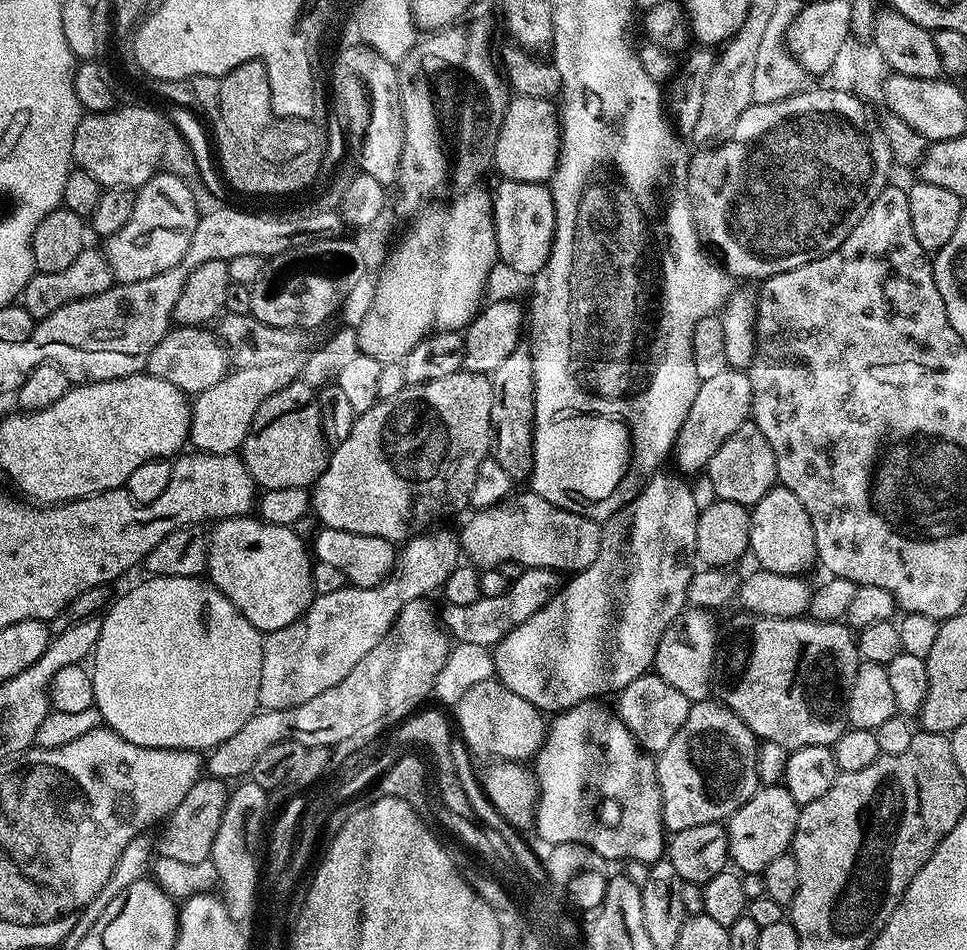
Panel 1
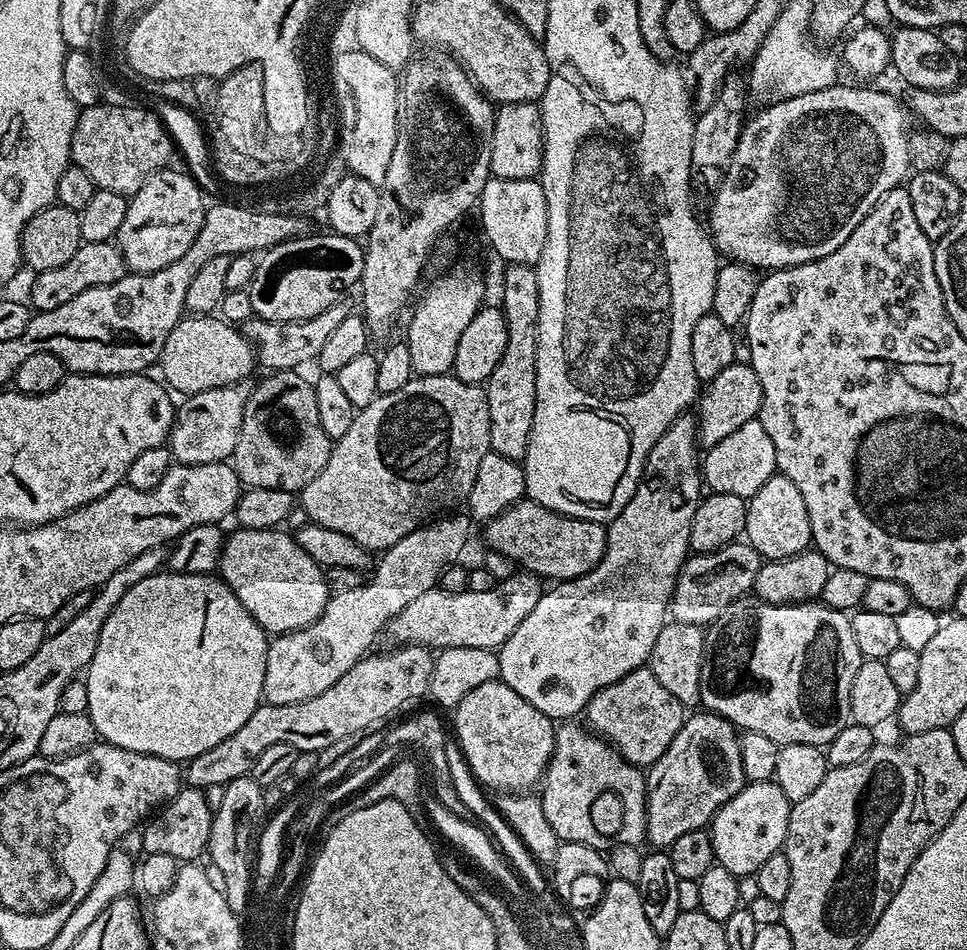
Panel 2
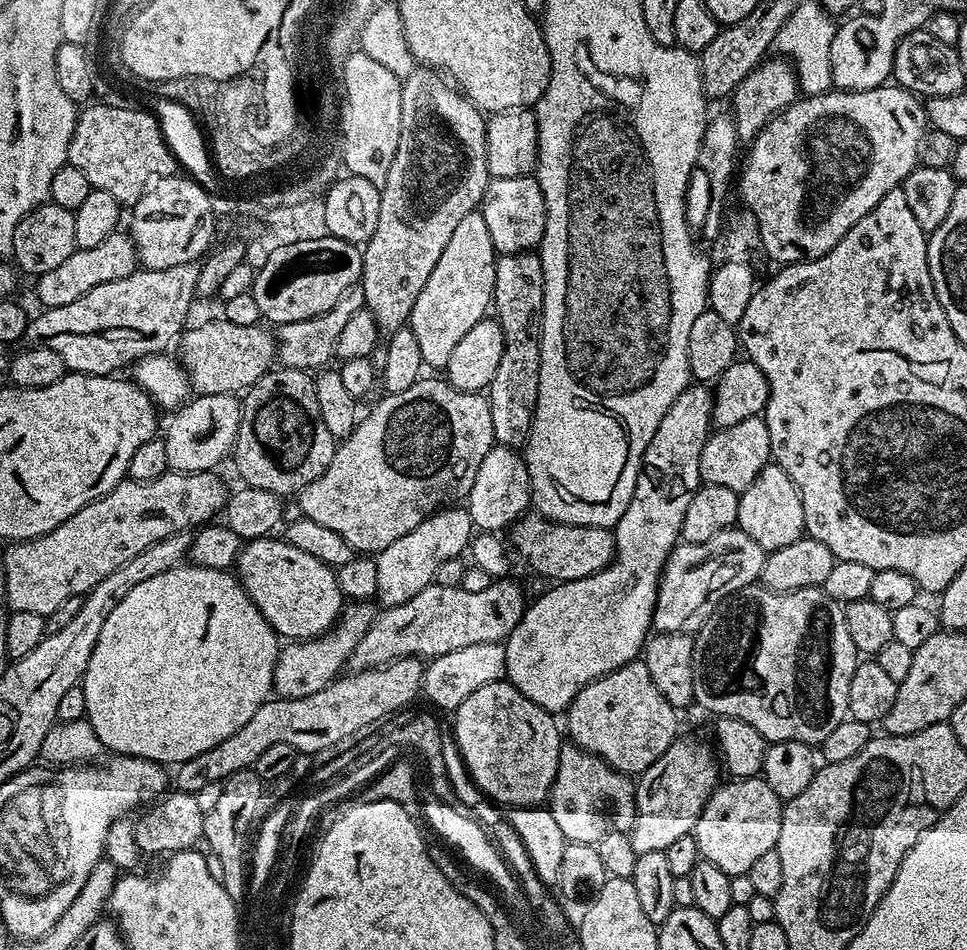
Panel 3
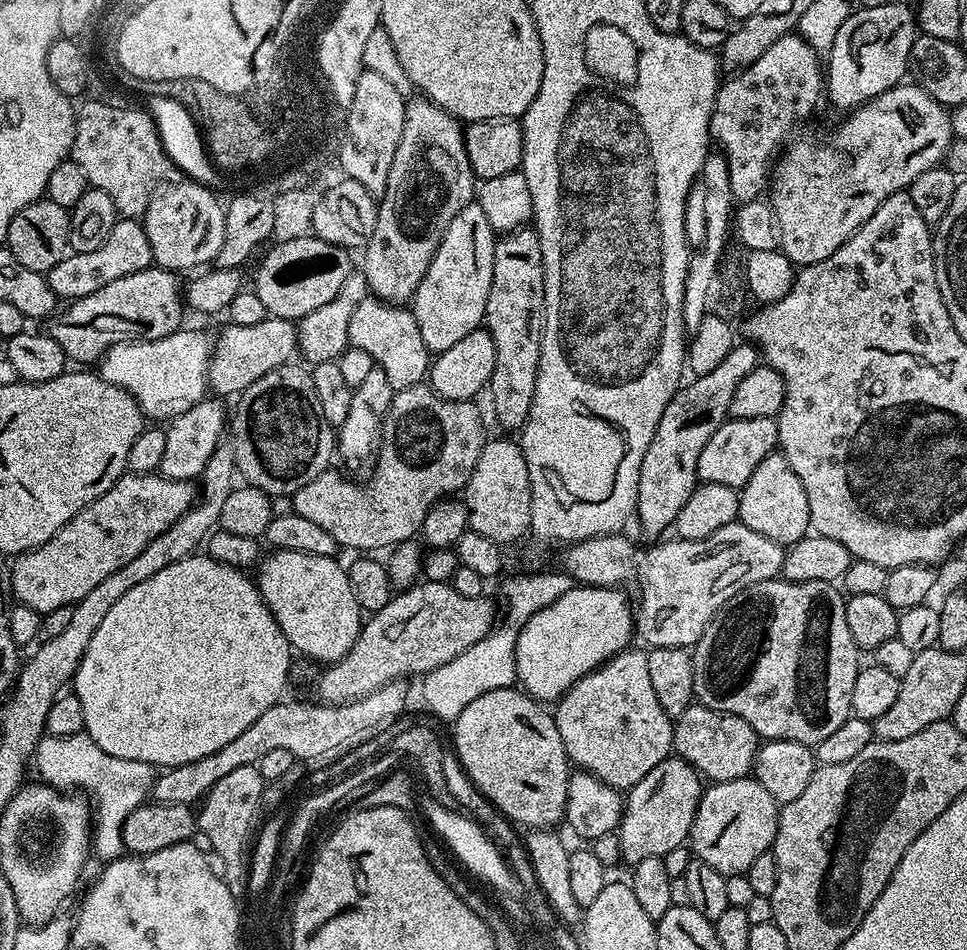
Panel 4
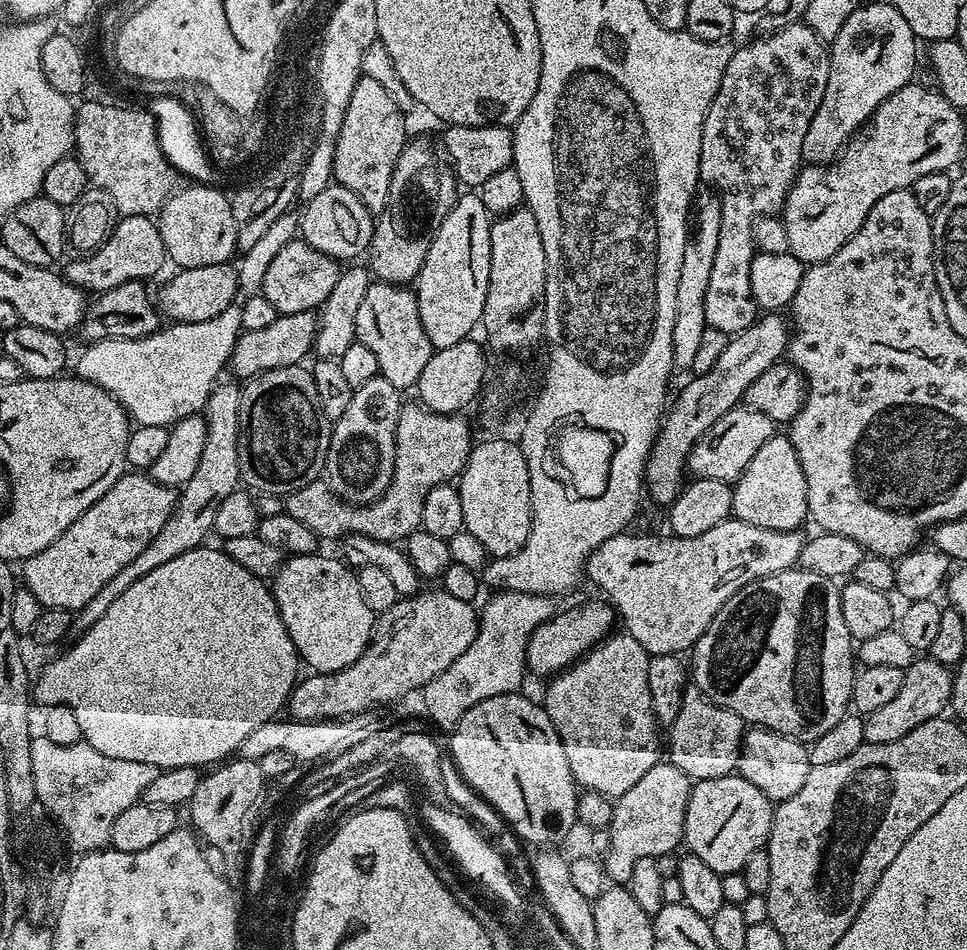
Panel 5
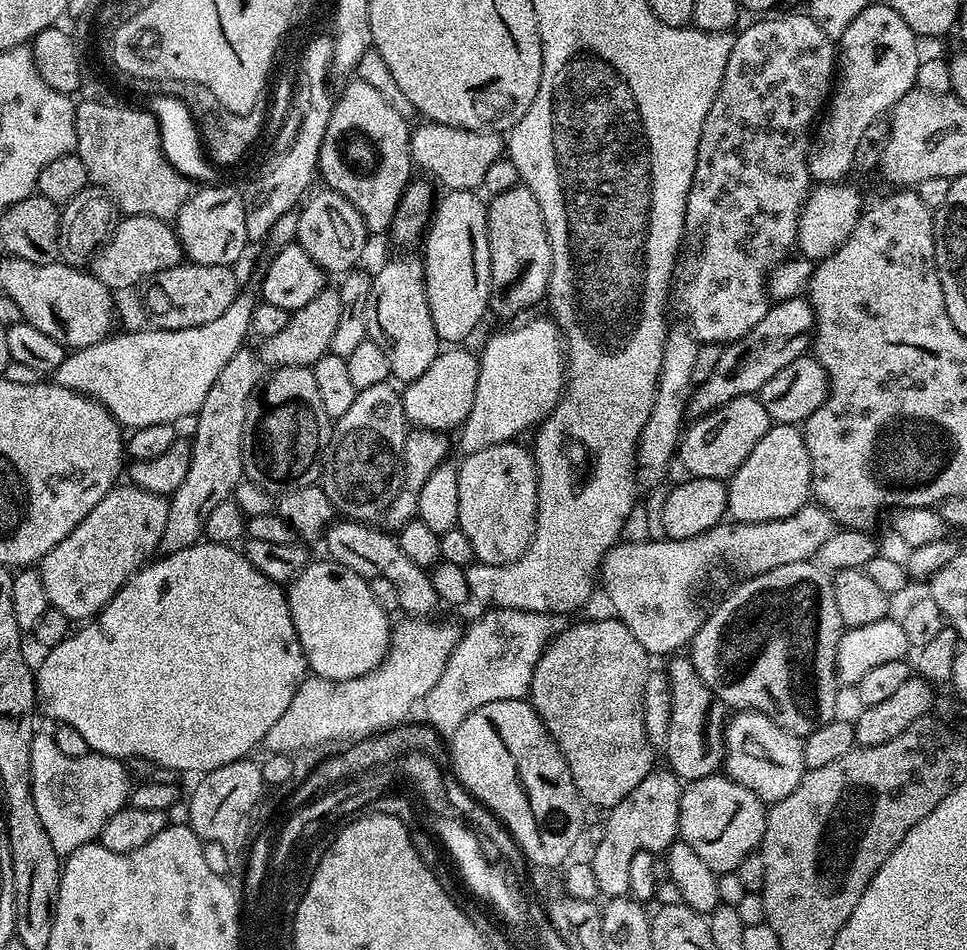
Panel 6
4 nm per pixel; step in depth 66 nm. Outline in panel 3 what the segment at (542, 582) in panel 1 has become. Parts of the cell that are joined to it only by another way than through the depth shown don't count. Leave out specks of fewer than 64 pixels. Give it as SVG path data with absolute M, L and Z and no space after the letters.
M496 578L486 590L477 590L474 594L470 590L462 590L454 586L438 586L432 583L426 590L418 590L410 602L394 604L383 609L384 613L373 619L370 630L362 634L358 646L348 659L347 667L352 670L378 668L402 660L405 656L417 658L431 658L450 654L450 650L462 650L462 646L478 646L479 644L498 644L508 639L509 634L518 626L524 616L526 599L524 592L512 581L512 578Z

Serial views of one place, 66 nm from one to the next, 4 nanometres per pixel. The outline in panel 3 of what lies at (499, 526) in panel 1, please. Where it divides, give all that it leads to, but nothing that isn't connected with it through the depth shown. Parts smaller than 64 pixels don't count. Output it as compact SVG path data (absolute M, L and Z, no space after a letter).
M525 514L512 525L510 544L515 555L517 552L538 575L549 576L549 581L581 580L593 576L594 573L601 572L606 565L611 564L613 556L616 555L616 538L609 529L598 526L578 526L574 522L560 524L556 520L547 520L543 514L532 515Z

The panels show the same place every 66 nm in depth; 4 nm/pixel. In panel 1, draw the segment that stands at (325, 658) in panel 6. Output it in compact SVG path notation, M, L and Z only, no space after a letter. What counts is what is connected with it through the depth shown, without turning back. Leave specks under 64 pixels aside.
M251 515L218 520L208 537L207 579L262 634L290 626L312 604L313 557L295 527L274 526Z

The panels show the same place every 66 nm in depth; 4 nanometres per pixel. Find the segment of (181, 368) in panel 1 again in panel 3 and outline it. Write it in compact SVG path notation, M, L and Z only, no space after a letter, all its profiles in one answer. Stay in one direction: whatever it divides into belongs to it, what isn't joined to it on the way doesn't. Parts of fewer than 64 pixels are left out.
M217 318L191 328L179 337L178 360L187 373L191 391L197 396L243 393L258 383L277 359L275 335L260 324L234 326L234 322Z

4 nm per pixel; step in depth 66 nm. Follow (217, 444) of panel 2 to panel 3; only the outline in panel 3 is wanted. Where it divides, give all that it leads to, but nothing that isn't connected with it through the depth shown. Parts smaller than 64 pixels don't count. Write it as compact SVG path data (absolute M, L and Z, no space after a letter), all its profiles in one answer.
M233 394L193 395L171 413L168 425L163 425L162 439L166 442L166 462L174 472L210 472L236 446L240 425L241 401Z

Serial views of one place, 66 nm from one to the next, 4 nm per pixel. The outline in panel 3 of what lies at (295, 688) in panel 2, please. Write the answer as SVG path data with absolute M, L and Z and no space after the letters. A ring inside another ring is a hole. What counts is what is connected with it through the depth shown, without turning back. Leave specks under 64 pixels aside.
M449 506L433 512L422 522L418 522L418 526L410 530L410 534L402 534L398 542L390 542L390 546L386 546L386 550L375 557L378 566L375 599L381 600L381 605L384 606L410 602L410 598L414 598L418 590L426 590L426 586L434 583L434 573L442 562L458 560L465 555L473 535L474 525L467 507ZM352 602L341 611L339 620L333 624L329 632L323 632L313 640L297 640L281 647L280 657L274 666L275 695L282 700L290 698L306 698L318 694L326 685L332 683L345 671L348 659L358 646L362 634L370 630L374 619L373 605L368 602Z

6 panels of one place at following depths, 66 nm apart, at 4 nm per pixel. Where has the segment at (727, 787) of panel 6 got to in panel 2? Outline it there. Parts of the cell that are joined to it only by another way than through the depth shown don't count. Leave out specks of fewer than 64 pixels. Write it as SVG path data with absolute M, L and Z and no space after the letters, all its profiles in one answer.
M775 779L745 783L742 791L734 794L734 798L712 816L710 835L715 863L730 870L737 878L755 876L758 866L762 866L770 854L783 849L792 805L793 801L782 794Z

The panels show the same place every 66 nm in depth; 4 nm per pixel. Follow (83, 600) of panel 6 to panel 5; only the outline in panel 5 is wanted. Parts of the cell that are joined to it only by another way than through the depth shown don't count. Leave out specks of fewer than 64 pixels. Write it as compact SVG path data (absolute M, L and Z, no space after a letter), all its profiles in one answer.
M125 471L124 475L118 478L118 482L114 482L114 486L106 490L106 494L102 494L102 498L98 498L98 502L94 502L90 510L82 513L61 536L54 538L54 542L50 542L46 550L38 550L38 554L23 561L23 587L28 588L34 598L38 598L41 609L84 608L86 602L90 602L90 598L94 598L94 594L98 594L98 590L102 590L102 586L106 586L106 582L110 582L110 578L114 578L114 574L122 570L122 566L130 566L130 562L134 562L134 558L138 558L138 554L142 554L142 550L146 550L146 546L154 542L158 530L166 526L166 518L170 518L174 510L177 495L177 489L158 483L143 471Z

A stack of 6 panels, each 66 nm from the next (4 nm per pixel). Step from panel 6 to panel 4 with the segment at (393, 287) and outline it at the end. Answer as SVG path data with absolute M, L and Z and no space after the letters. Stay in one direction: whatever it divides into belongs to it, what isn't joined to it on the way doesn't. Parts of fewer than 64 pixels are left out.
M371 294L354 310L350 344L366 350L379 367L390 370L393 385L400 388L421 383L430 368L430 353L426 342L422 342L422 333L412 311L404 306L386 304Z

